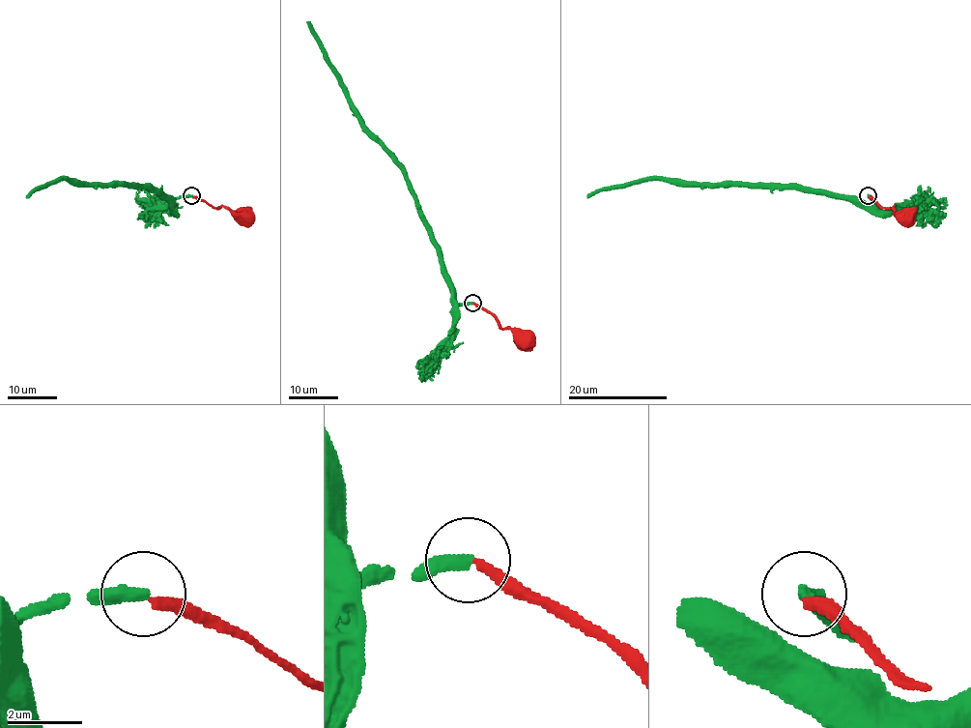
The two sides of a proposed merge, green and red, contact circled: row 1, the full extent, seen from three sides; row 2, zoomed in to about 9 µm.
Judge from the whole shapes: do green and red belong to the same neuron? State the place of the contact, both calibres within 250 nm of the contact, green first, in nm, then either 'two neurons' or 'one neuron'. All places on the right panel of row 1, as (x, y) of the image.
place (868, 195); calibres 380 and 280 nm; two neurons

